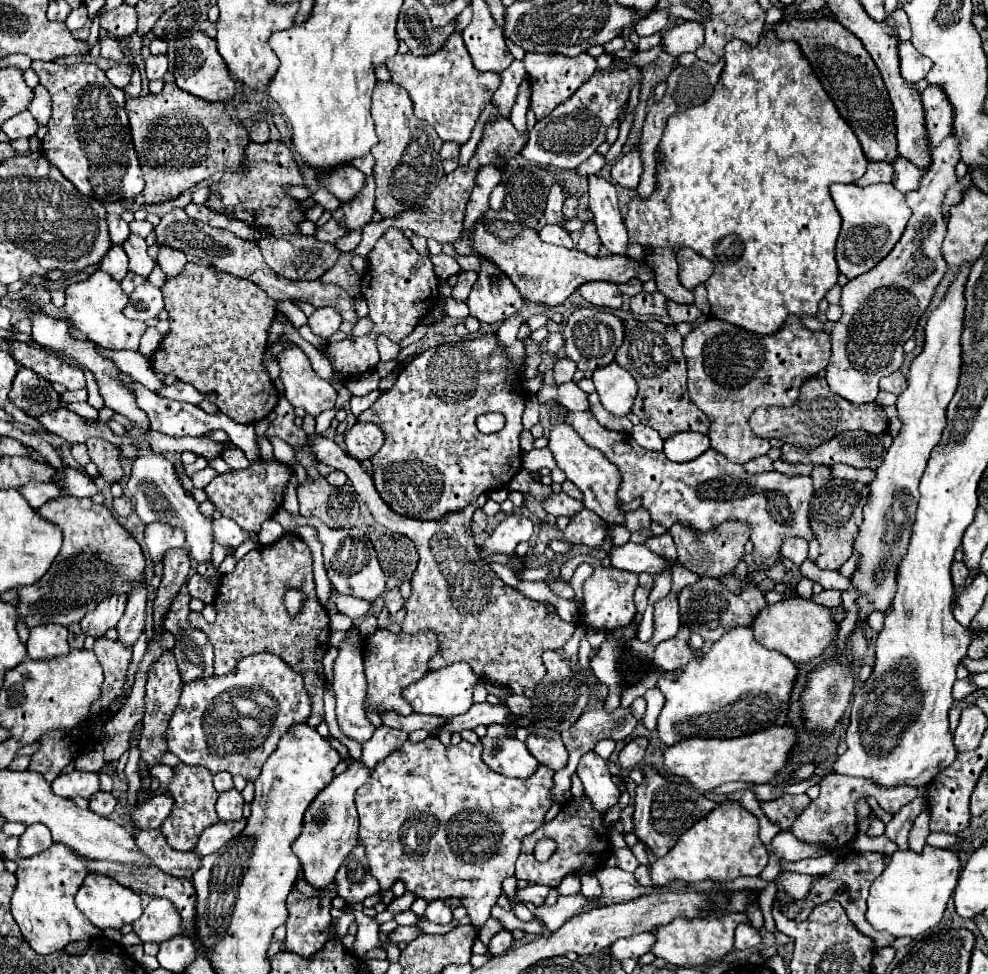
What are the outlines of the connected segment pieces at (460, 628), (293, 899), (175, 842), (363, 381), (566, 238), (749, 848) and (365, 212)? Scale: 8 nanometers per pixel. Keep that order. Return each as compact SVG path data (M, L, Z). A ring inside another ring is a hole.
M309 436L309 442L311 442L313 452L317 454L319 462L347 474L347 478L351 480L355 492L363 498L363 502L369 506L373 518L381 526L385 526L391 532L405 534L415 544L417 554L419 554L419 564L417 564L417 570L413 572L413 578L411 578L411 588L413 590L411 590L411 596L405 600L405 618L401 622L401 630L407 632L407 634L417 634L419 630L433 630L437 634L439 650L429 660L429 670L439 670L443 666L449 666L453 662L463 660L473 668L473 672L481 680L491 678L495 684L499 684L503 688L507 686L509 692L513 692L513 694L523 694L525 690L535 690L535 686L547 674L547 668L543 666L541 654L545 650L561 648L573 636L577 626L569 624L569 622L563 622L559 616L547 616L545 606L541 602L535 602L535 600L523 596L521 592L517 592L515 588L505 586L505 582L491 570L491 566L481 556L477 556L479 550L473 542L473 532L469 528L471 514L475 512L475 504L455 512L453 516L449 516L447 520L441 520L441 522L439 520L421 522L421 520L405 518L405 516L389 510L389 506L383 502L377 488L373 486L373 478L361 468L359 460L351 458L335 442L331 442L323 436L317 436L317 444L313 442L313 436Z
M291 890L287 898L289 918L285 922L285 950L301 956L311 956L323 948L331 922L331 900L309 900L309 904L301 904L301 899L306 898L297 890Z
M181 762L173 770L175 770L175 776L169 786L169 794L175 798L175 806L173 806L173 812L169 814L169 818L161 824L161 830L175 850L193 850L201 832L207 826L219 822L219 816L215 812L217 790L213 788L211 772L205 770L203 766L185 766Z
M376 370L370 371L362 374L357 379L348 380L347 388L353 396L364 396L378 389L380 379Z
M545 224L539 230L539 238L547 244L557 244L557 246L565 246L565 248L573 248L573 240L571 234L561 228L561 226L553 226L553 224Z
M721 802L715 810L695 822L685 834L679 836L675 846L649 866L649 874L655 886L671 880L703 882L713 880L727 884L739 876L759 876L769 860L769 852L759 840L759 822L737 802Z
M367 176L365 190L353 198L353 202L341 204L339 210L333 212L333 220L345 230L361 230L371 222L375 202L375 176Z

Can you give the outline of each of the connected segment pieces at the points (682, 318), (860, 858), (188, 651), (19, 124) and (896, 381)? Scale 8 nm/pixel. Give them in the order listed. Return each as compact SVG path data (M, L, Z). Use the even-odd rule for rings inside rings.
M667 300L667 310L669 310L669 318L673 320L673 324L679 324L679 322L695 322L701 312L695 304L687 306L687 304L677 304L673 300Z
M851 852L851 856L841 856L841 860L839 860L835 872L829 874L829 876L823 876L821 880L817 880L817 882L813 884L811 892L807 894L807 898L805 898L805 900L799 900L799 902L793 902L793 904L789 904L787 908L783 908L783 910L785 910L783 914L785 914L787 918L795 920L795 922L801 922L801 920L805 920L805 918L811 914L811 910L813 910L815 906L819 906L821 902L827 902L827 900L839 900L841 906L845 908L849 920L857 926L859 932L863 932L865 936L873 938L873 942L875 942L877 948L889 946L895 938L889 938L889 934L877 934L877 932L867 924L867 920L865 920L865 900L867 900L869 888L871 888L873 880L883 872L883 868L885 868L883 856L877 854L877 852L867 852L867 854Z
M183 592L183 606L173 606L169 618L165 620L165 630L177 636L173 652L177 654L177 664L185 684L213 676L213 648L201 630L189 626L189 602L189 592Z
M27 110L21 112L21 114L17 114L17 116L13 116L13 118L9 118L9 120L5 120L3 126L1 126L1 130L9 136L9 140L31 138L37 132L37 128L39 126L37 126L35 118Z
M893 372L889 376L885 376L881 382L879 382L879 388L885 390L885 392L893 392L893 394L901 394L907 386L907 380L903 376L903 372Z

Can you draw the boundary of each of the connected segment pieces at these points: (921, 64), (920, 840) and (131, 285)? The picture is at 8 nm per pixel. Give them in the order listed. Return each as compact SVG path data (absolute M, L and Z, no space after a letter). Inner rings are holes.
M899 42L899 62L901 62L901 76L905 82L915 84L925 78L927 70L933 66L929 58L917 54L915 46L911 42Z
M923 810L915 822L913 822L913 828L909 832L909 850L915 850L915 852L921 852L927 844L927 836L929 836L929 812Z
M129 272L127 274L127 278L125 280L121 280L121 288L125 290L125 294L131 294L139 284L143 284L145 282L145 278L141 278L141 276L137 276L137 274L133 274L133 272Z

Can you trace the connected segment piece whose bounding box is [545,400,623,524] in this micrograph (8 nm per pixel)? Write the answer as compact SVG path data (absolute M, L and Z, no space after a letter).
M545 402L545 406L551 412L551 430L549 430L549 450L553 452L557 466L565 472L567 480L571 480L573 484L577 484L583 492L583 504L585 508L597 512L605 522L609 524L623 524L623 512L617 510L617 488L619 488L619 472L615 470L615 466L595 448L587 446L583 442L583 438L579 434L575 434L573 426L567 424L567 414L569 410L559 404L559 402Z

